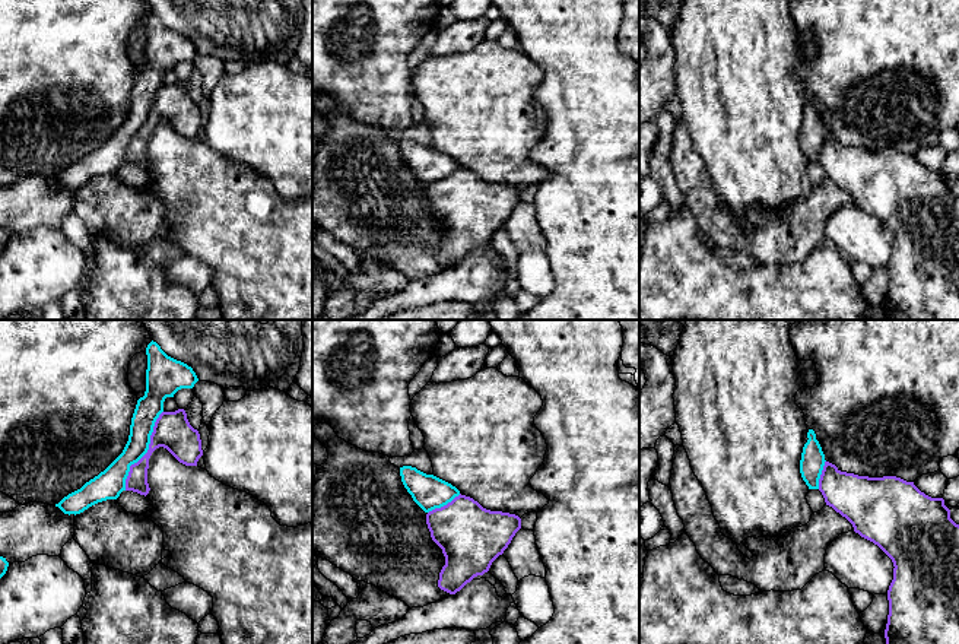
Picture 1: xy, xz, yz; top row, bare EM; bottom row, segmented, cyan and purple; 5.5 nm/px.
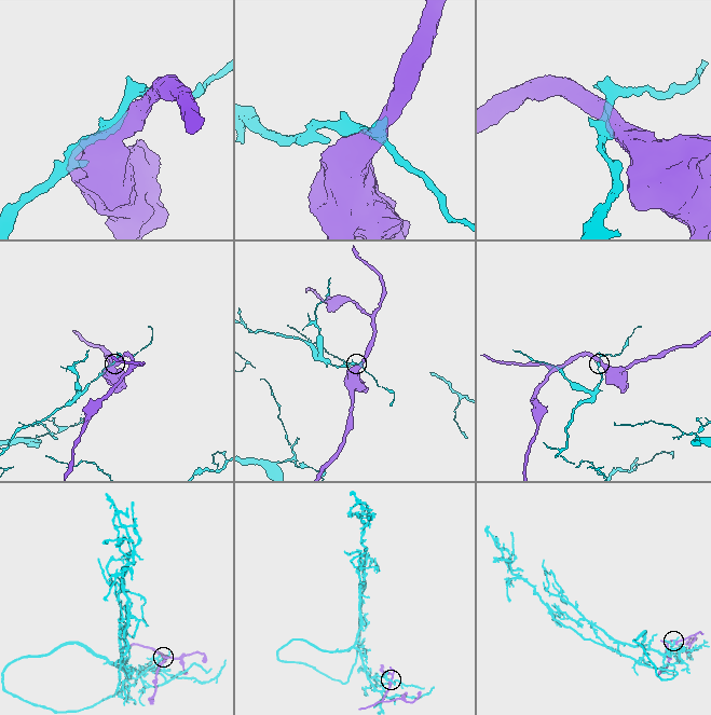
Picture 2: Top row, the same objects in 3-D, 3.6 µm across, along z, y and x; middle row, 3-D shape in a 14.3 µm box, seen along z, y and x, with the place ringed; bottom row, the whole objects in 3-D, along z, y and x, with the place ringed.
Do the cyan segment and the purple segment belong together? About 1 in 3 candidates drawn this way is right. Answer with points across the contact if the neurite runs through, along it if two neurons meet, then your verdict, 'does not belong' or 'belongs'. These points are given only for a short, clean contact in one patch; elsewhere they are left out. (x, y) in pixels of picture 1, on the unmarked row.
does not belong

